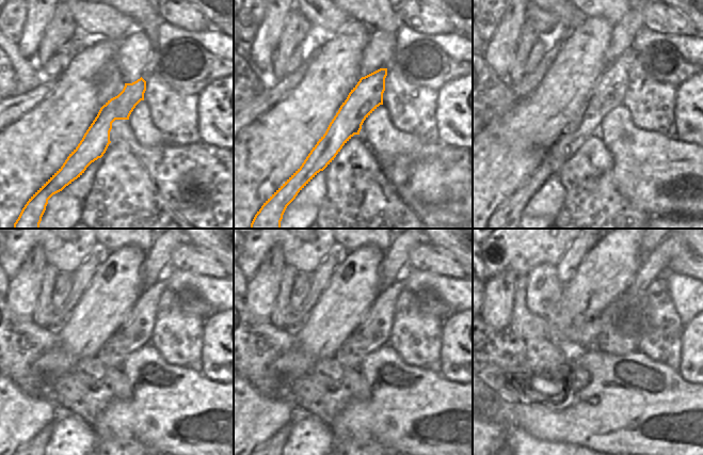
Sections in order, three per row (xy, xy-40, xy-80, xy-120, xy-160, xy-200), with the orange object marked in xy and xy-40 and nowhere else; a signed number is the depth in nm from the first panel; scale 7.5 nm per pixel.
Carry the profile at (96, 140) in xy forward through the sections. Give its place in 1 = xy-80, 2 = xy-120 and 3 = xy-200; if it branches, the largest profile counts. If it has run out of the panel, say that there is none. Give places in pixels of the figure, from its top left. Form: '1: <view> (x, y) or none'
1: xy-80 (608, 93)
2: xy-120 (134, 332)
3: xy-200 (655, 264)

